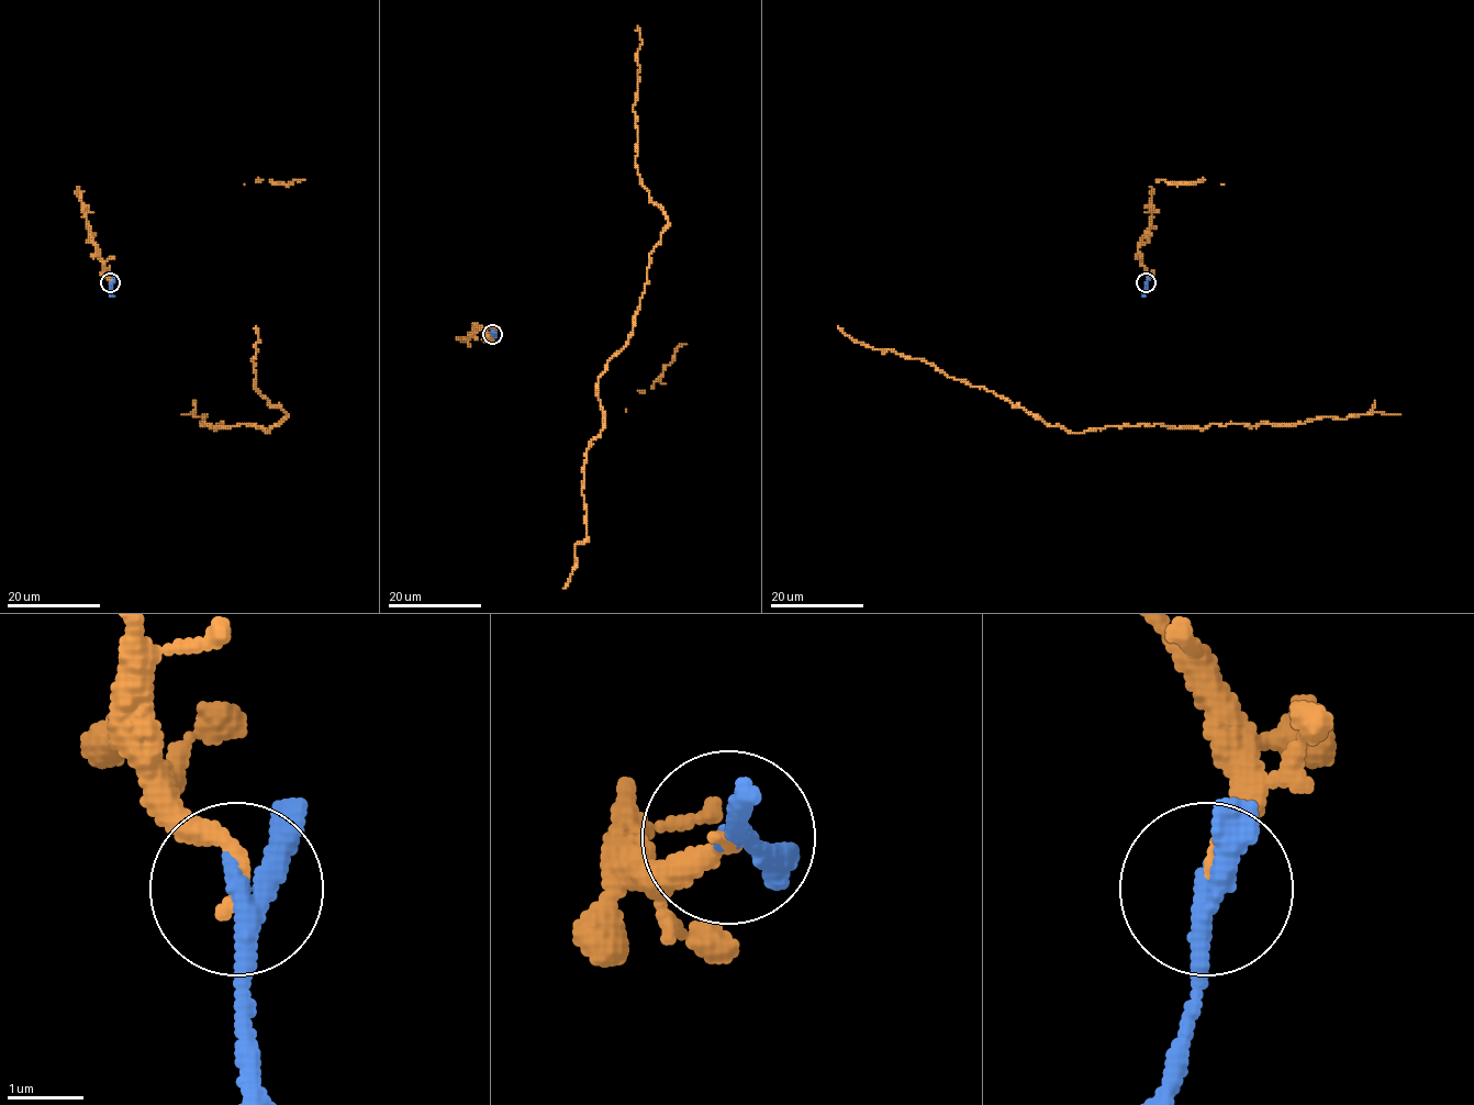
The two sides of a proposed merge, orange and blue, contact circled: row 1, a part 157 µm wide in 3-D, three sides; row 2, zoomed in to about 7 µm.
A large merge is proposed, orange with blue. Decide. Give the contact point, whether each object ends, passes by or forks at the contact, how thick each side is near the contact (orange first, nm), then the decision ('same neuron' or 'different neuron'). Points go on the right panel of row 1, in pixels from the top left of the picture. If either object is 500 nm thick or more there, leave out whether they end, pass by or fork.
(1146, 282) | orange ends | blue passes by | 220/280 nm | same neuron

